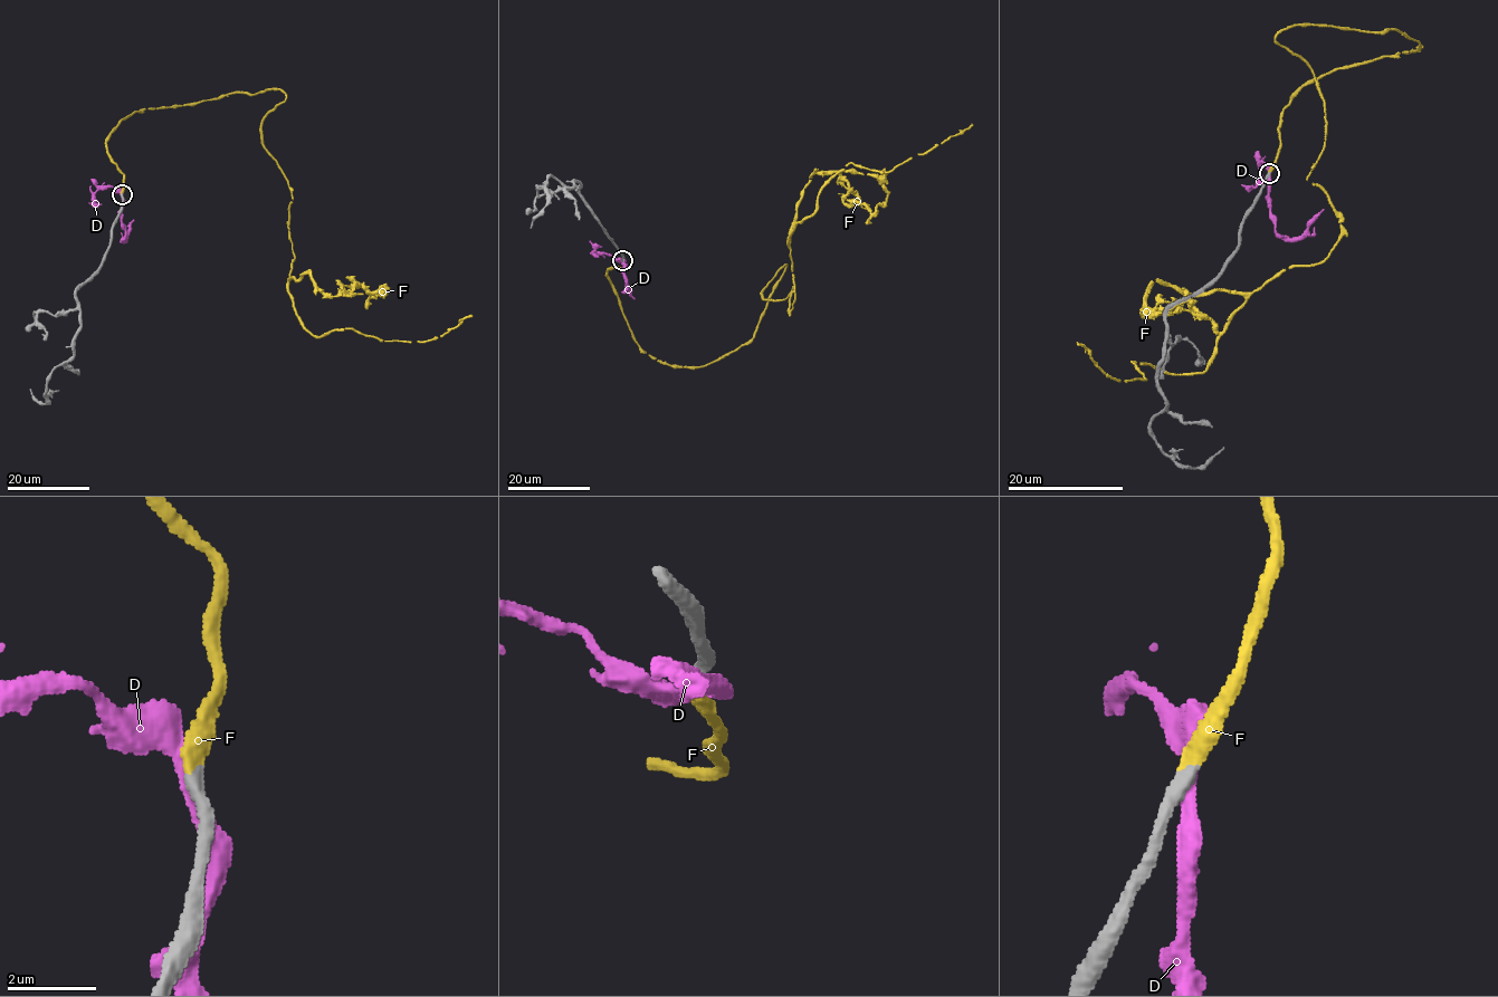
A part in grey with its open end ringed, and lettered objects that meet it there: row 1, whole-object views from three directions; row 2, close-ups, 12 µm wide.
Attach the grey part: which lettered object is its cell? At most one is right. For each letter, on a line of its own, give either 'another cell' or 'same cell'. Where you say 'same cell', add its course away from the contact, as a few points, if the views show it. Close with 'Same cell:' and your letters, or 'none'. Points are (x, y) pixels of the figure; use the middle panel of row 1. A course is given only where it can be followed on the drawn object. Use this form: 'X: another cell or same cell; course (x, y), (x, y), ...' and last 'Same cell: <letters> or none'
D: another cell
F: same cell; course (622, 259), (636, 343), (709, 364), (784, 265), (762, 297), (793, 308), (789, 237), (835, 175), (972, 124)
Same cell: F

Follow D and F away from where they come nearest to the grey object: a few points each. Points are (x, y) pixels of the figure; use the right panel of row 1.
D: (1268, 175), (1269, 219), (1279, 235), (1297, 239), (1323, 209)
F: (1268, 174), (1304, 86), (1419, 42), (1277, 35), (1341, 235), (1204, 371), (1077, 342)

